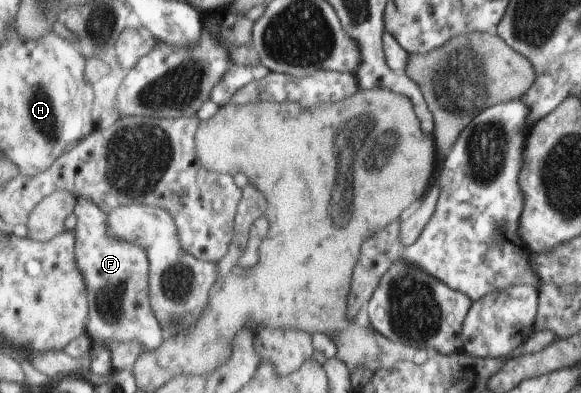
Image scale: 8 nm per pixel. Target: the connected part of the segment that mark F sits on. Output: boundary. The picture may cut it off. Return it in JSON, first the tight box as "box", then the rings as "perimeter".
{"box":[75,198,166,351],"perimeter":[[[79,198],[75,216],[77,268],[84,278],[85,290],[88,290],[89,336],[115,344],[135,340],[143,351],[157,350],[163,344],[166,334],[152,310],[148,254],[145,254],[145,250],[138,243],[109,236],[108,212],[91,200]]]}

